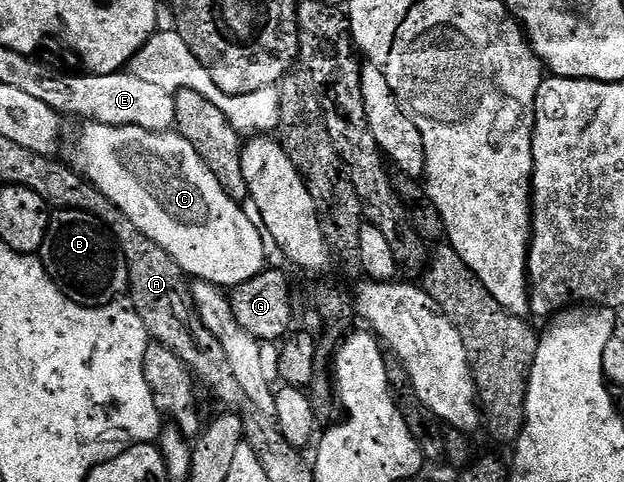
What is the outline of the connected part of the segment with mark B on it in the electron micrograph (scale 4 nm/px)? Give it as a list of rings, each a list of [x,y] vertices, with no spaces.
[[[54,210],[49,217],[47,237],[39,258],[53,284],[80,307],[106,307],[108,303],[118,302],[128,292],[129,274],[125,259],[101,220],[94,219],[86,211]]]

